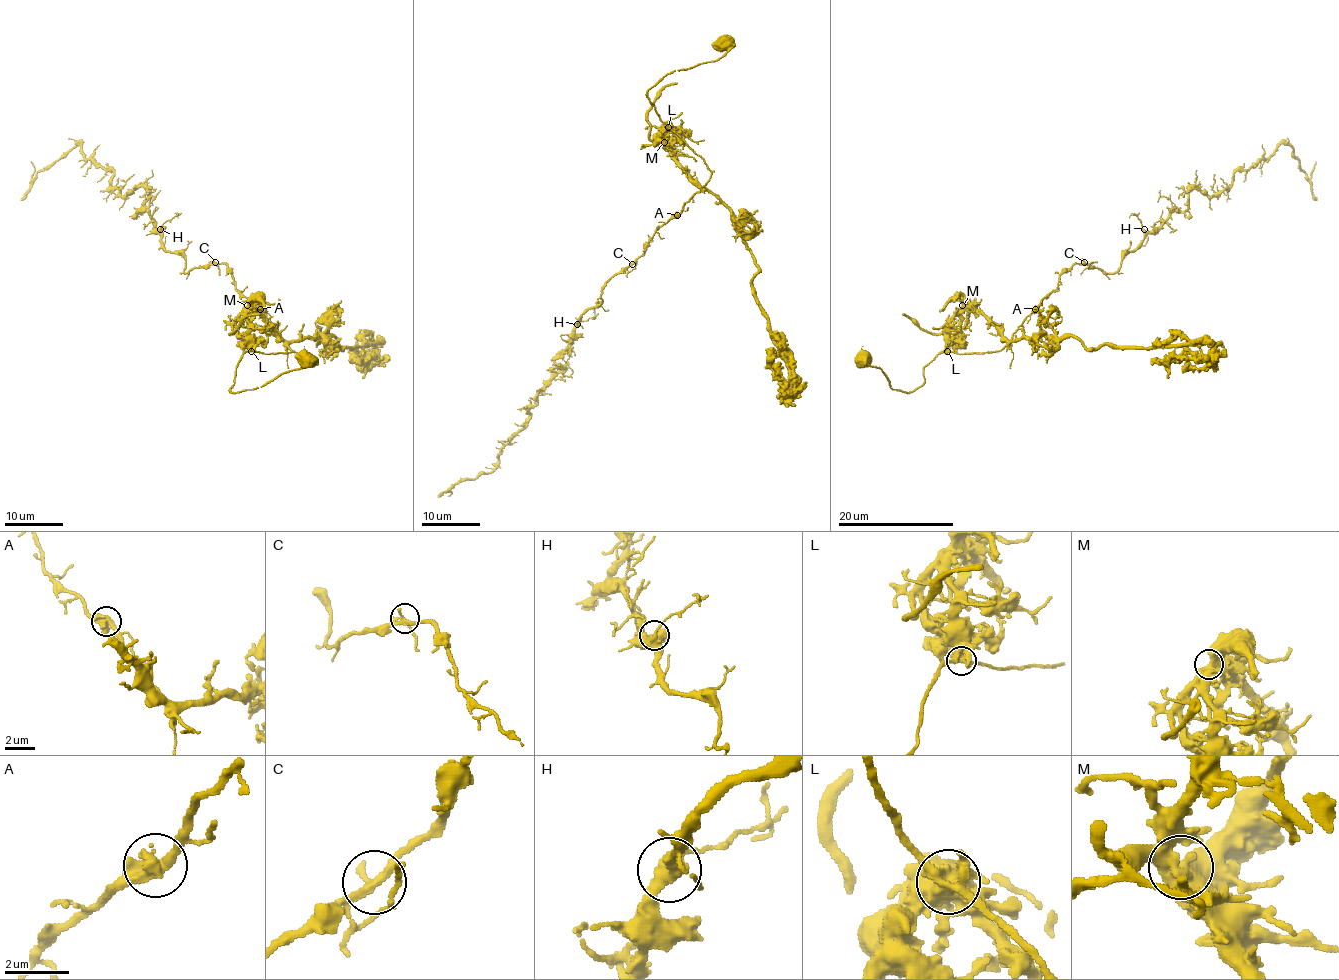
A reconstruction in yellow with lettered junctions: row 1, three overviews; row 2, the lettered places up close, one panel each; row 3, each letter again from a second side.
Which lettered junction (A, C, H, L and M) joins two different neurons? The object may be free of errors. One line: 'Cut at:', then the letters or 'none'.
Cut at: L

